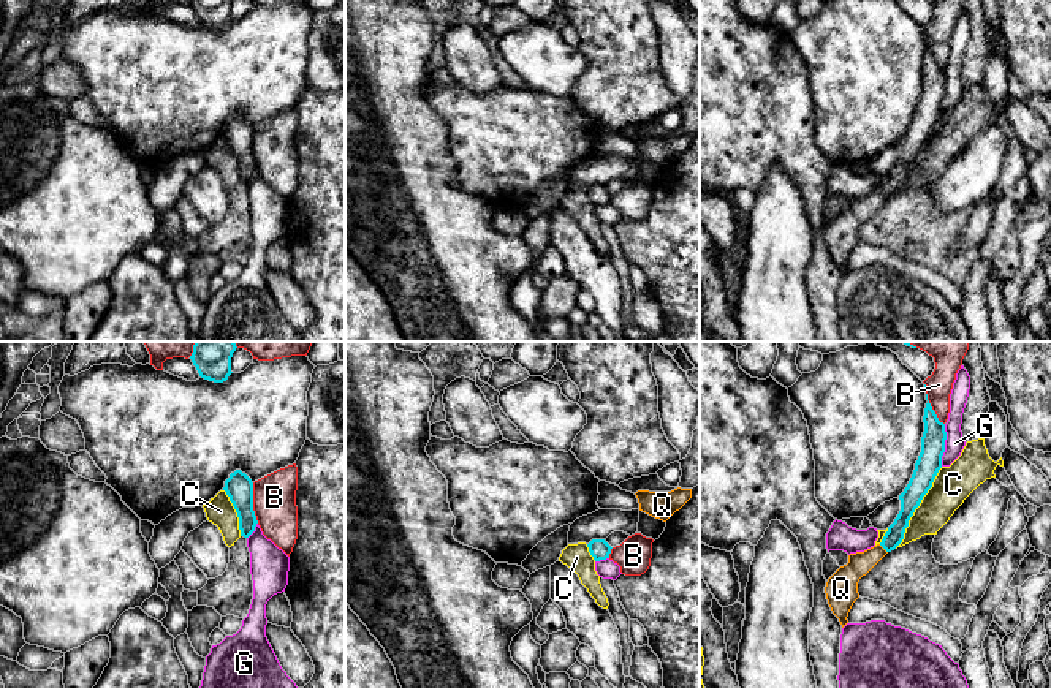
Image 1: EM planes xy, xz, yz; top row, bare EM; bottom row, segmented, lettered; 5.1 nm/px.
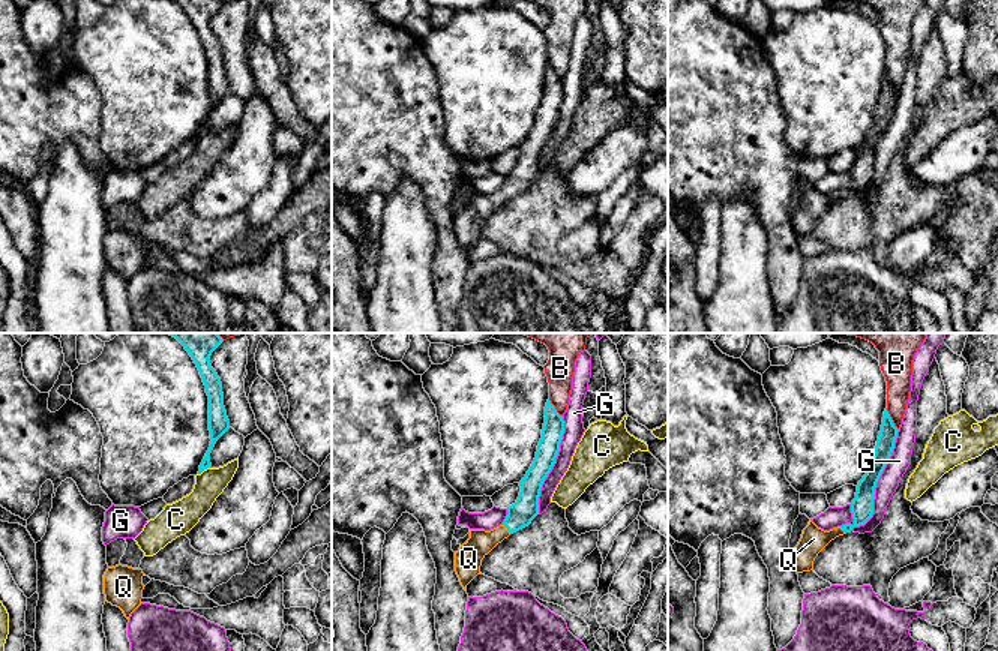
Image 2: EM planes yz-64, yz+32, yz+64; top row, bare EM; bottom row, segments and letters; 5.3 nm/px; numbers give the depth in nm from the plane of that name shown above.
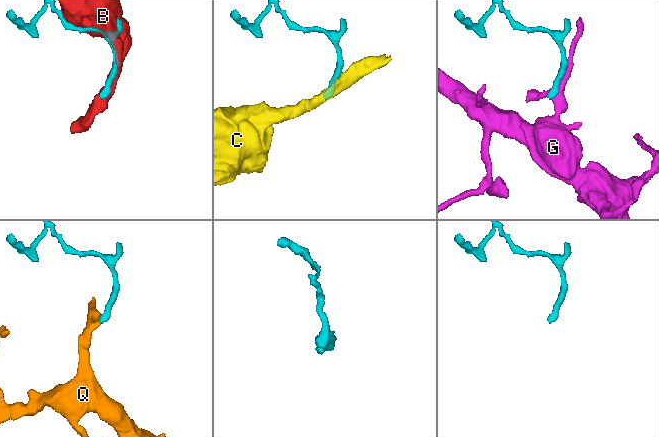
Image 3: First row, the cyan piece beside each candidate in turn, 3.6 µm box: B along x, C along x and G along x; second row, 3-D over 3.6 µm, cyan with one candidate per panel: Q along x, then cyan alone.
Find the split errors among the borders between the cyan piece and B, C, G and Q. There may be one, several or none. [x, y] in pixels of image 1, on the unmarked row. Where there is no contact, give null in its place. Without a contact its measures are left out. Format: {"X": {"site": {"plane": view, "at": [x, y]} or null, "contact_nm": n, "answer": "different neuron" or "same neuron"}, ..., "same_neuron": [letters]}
{"B": {"site": {"plane": "xy", "at": [252, 149]}, "contact_nm": 220, "answer": "different neuron"}, "C": {"site": {"plane": "yz", "at": [917, 152]}, "contact_nm": 480, "answer": "different neuron"}, "G": {"site": {"plane": "yz", "at": [944, 90]}, "contact_nm": 220, "answer": "different neuron"}, "Q": {"site": {"plane": "yz", "at": [884, 193]}, "contact_nm": 60, "answer": "same neuron"}, "same_neuron": ["Q"]}

